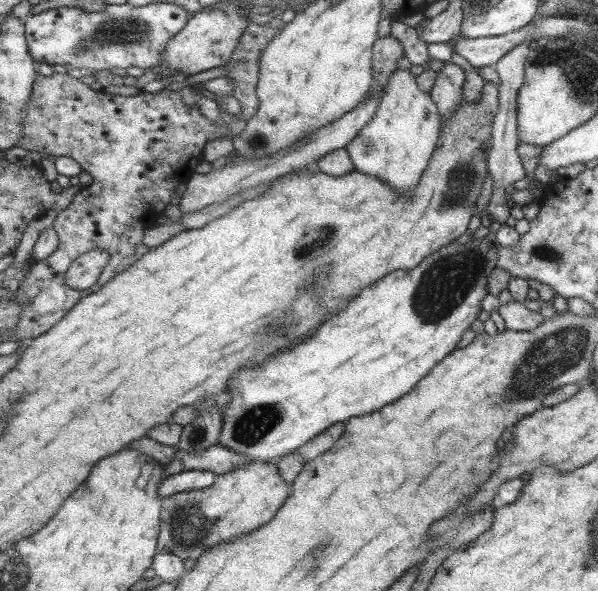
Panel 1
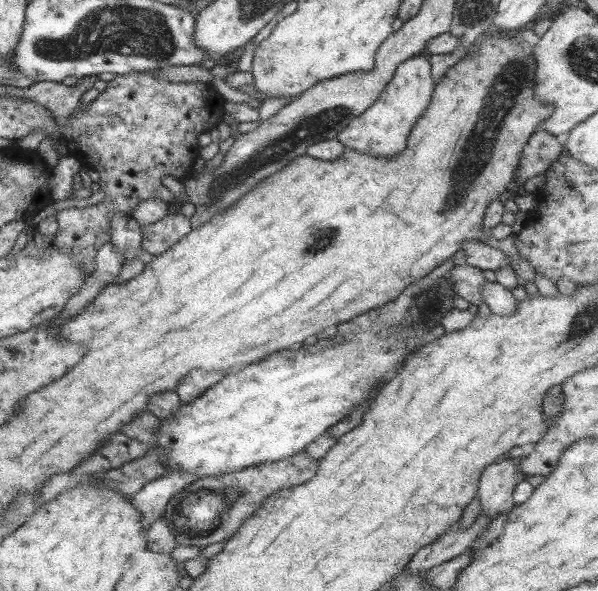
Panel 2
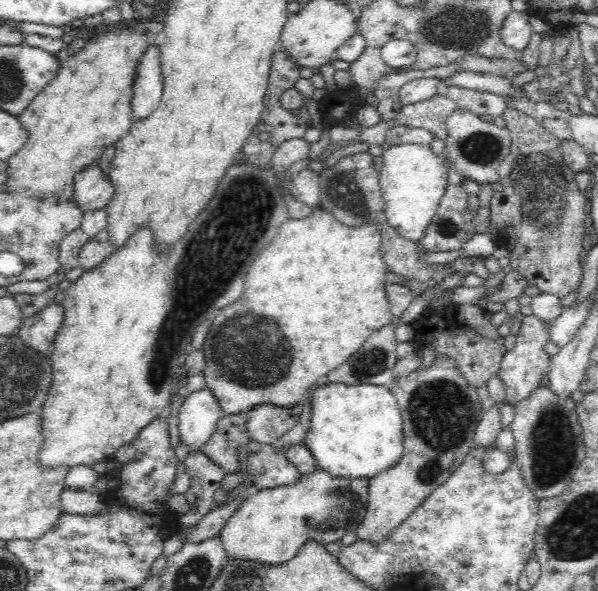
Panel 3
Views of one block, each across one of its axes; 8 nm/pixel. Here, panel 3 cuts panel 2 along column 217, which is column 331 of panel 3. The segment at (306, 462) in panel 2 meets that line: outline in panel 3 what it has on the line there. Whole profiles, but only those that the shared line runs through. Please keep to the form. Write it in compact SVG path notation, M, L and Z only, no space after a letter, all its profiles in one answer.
M320 468L294 485L275 486L249 494L219 533L227 560L258 561L278 565L294 558L308 540L324 545L357 530L369 502L367 478L333 477Z

